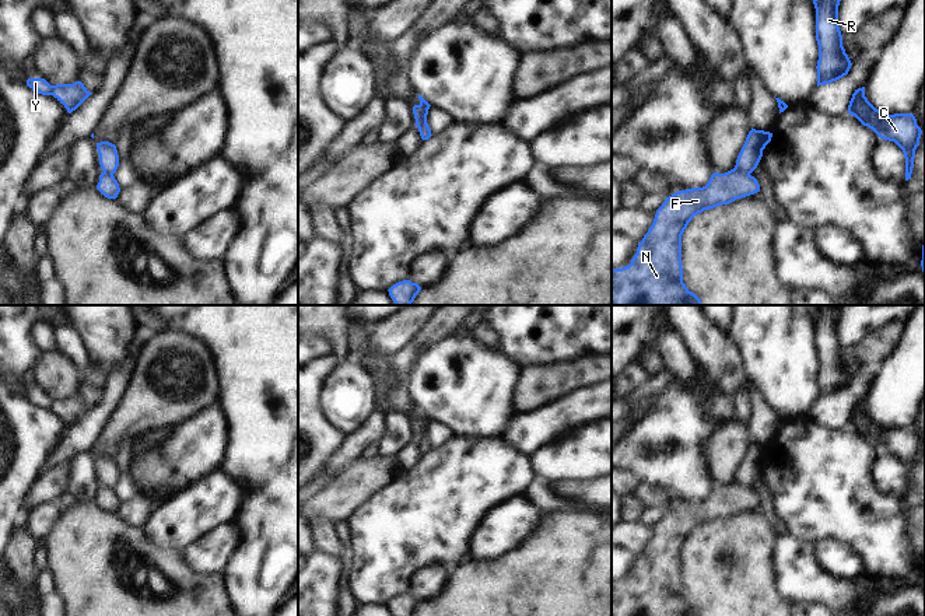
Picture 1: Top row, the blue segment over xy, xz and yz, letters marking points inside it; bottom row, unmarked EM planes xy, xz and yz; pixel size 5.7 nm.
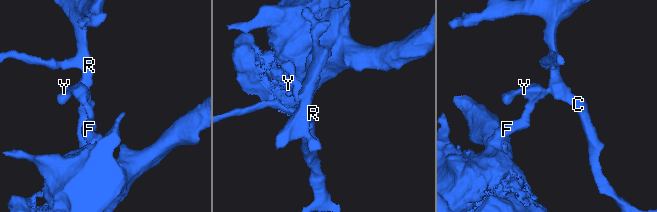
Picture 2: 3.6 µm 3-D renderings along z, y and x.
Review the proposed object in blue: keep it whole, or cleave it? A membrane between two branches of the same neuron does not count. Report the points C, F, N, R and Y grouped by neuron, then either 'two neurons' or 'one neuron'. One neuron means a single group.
groups C R Y / F N; two neurons

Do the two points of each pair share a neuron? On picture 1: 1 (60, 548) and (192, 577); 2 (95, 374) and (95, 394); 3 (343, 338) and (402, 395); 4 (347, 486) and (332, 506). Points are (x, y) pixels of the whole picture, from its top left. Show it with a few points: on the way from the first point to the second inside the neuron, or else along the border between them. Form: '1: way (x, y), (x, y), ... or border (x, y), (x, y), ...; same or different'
1: way (93, 548), (135, 548), (160, 556); same
2: way (95, 378), (95, 389); same
3: border (353, 319), (350, 326), (350, 352); different
4: way (347, 490), (336, 501); same

